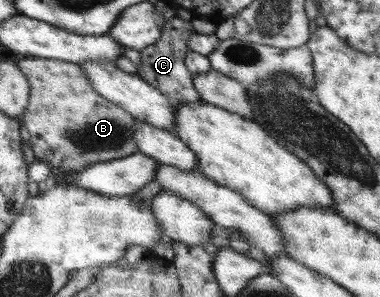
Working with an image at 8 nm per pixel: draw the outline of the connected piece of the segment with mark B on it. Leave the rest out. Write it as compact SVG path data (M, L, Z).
M23 57L17 64L30 84L29 105L21 116L23 126L30 134L36 160L47 163L51 173L65 179L91 165L119 160L138 151L135 129L140 121L97 93L81 65L41 57Z

